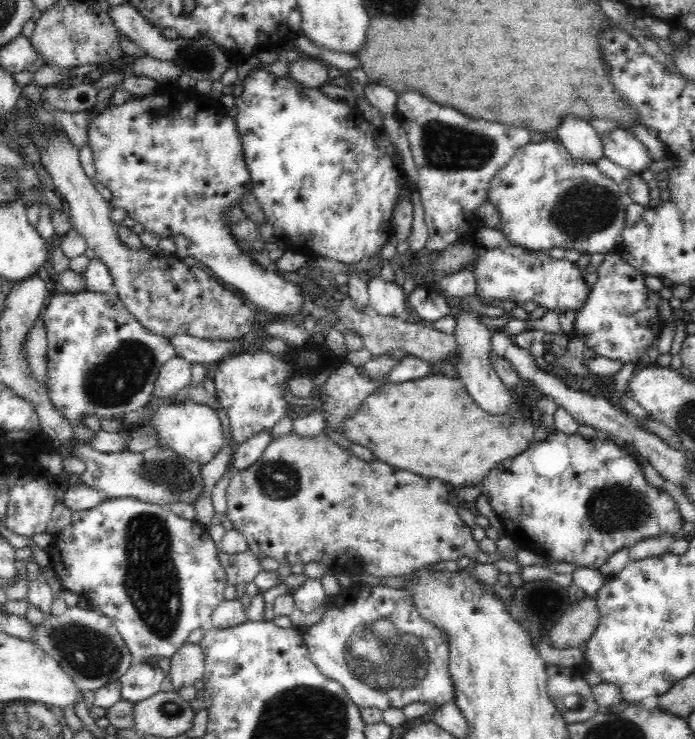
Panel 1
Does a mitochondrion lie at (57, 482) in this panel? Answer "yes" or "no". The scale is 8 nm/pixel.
no

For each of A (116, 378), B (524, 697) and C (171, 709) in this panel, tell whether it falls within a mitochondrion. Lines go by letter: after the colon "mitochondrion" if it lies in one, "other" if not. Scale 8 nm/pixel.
A: mitochondrion
B: other
C: mitochondrion

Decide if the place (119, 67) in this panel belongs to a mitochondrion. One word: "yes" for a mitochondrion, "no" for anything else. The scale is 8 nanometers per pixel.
no

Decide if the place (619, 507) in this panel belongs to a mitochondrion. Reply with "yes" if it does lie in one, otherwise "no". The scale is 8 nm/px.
yes

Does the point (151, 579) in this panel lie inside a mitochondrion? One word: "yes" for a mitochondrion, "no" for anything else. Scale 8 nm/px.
yes

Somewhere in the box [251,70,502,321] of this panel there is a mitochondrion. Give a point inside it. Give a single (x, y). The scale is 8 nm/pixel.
(444, 145)

